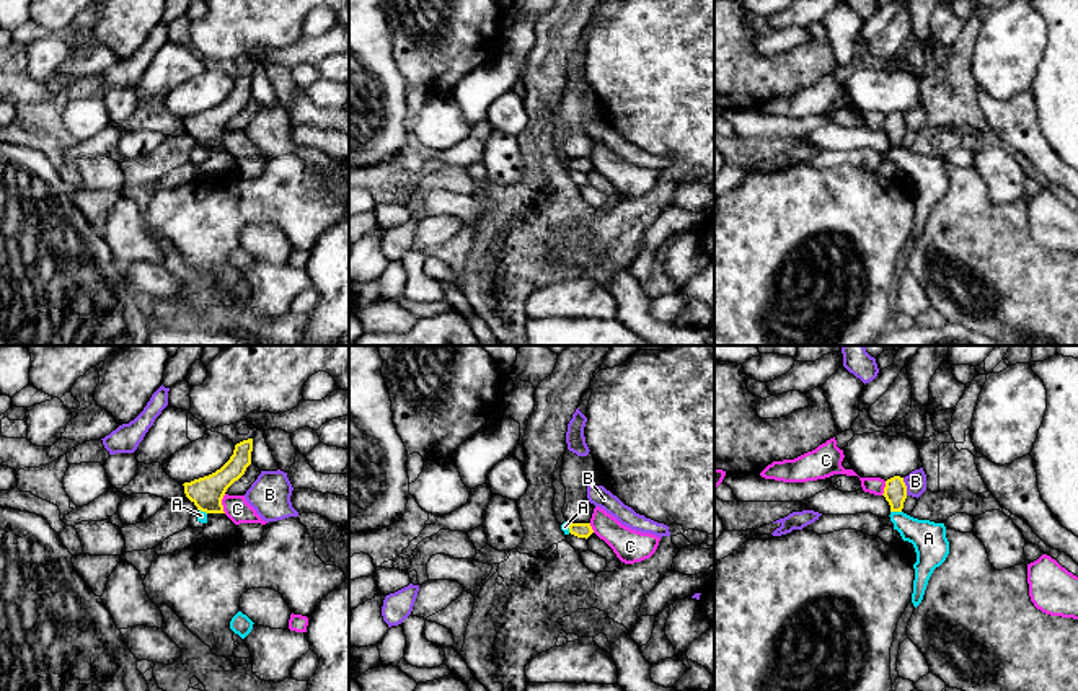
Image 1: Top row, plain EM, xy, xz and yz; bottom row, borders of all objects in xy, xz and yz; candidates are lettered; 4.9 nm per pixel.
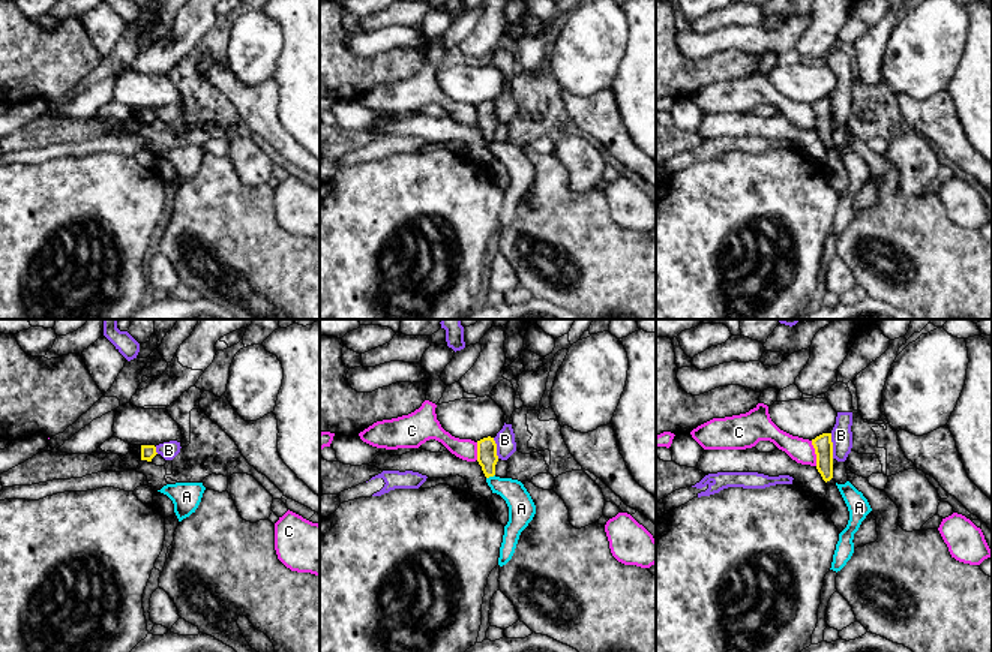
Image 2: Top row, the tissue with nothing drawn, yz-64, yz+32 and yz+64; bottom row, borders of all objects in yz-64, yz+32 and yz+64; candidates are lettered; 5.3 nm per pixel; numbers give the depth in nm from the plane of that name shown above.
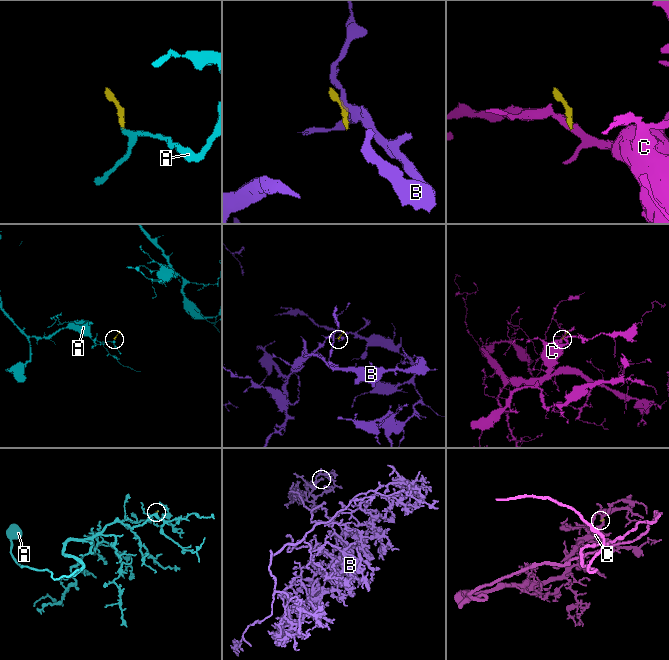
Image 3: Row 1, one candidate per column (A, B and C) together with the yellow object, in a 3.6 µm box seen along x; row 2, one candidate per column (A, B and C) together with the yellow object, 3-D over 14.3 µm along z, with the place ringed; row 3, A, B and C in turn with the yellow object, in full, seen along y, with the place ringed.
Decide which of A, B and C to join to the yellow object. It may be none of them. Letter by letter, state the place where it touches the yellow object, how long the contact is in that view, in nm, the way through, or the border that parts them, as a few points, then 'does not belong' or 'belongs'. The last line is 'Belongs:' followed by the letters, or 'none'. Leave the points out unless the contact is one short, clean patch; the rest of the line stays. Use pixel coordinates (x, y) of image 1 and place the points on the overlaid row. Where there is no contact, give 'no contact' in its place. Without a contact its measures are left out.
A: yz (896, 510) | 60 nm | along yz (891, 510), (901, 512) | does not belong
B: yz (905, 486) | 90 nm | along yz (902, 478), (907, 494) | does not belong
C: xy (220, 504) | 100 nm | along xy (225, 494), (222, 499), (224, 512) | does not belong
Belongs: none

